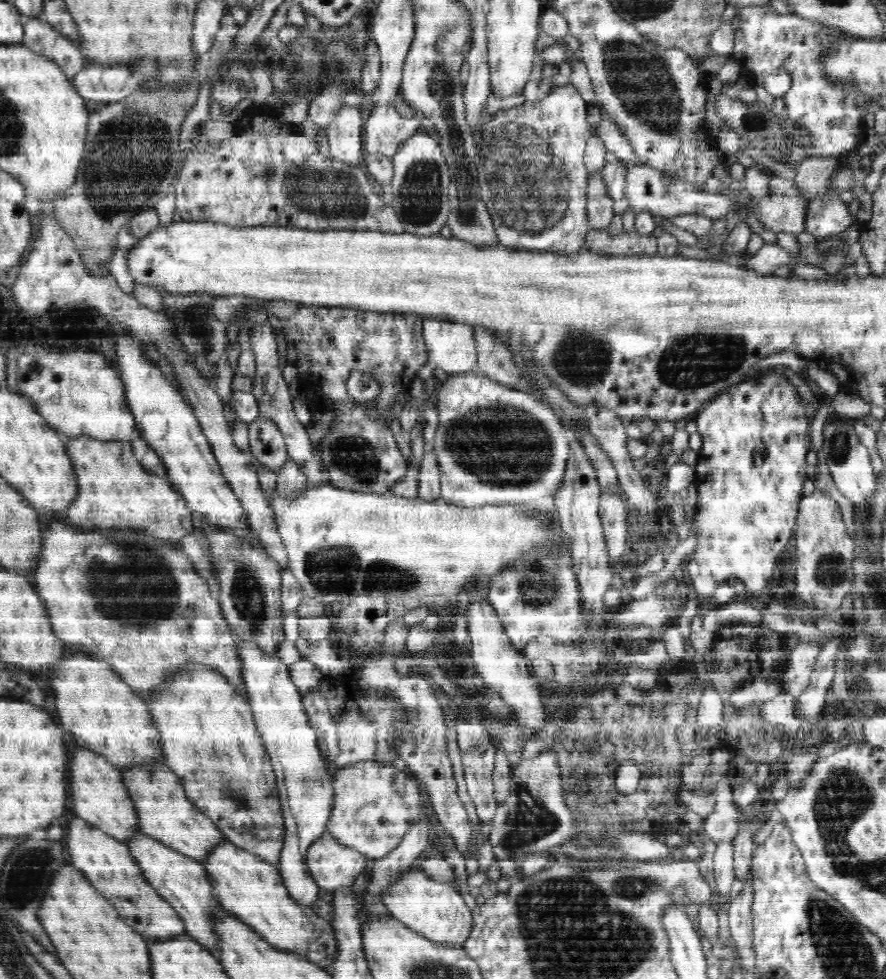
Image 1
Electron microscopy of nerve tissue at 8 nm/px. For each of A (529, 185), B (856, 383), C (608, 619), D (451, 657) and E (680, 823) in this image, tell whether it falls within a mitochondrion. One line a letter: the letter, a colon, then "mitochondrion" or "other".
A: mitochondrion
B: other
C: other
D: mitochondrion
E: other

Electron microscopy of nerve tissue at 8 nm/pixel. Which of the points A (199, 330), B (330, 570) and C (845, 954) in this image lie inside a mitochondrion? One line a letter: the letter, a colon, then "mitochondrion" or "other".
A: other
B: mitochondrion
C: mitochondrion

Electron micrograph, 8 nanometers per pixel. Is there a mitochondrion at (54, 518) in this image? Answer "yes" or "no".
no

